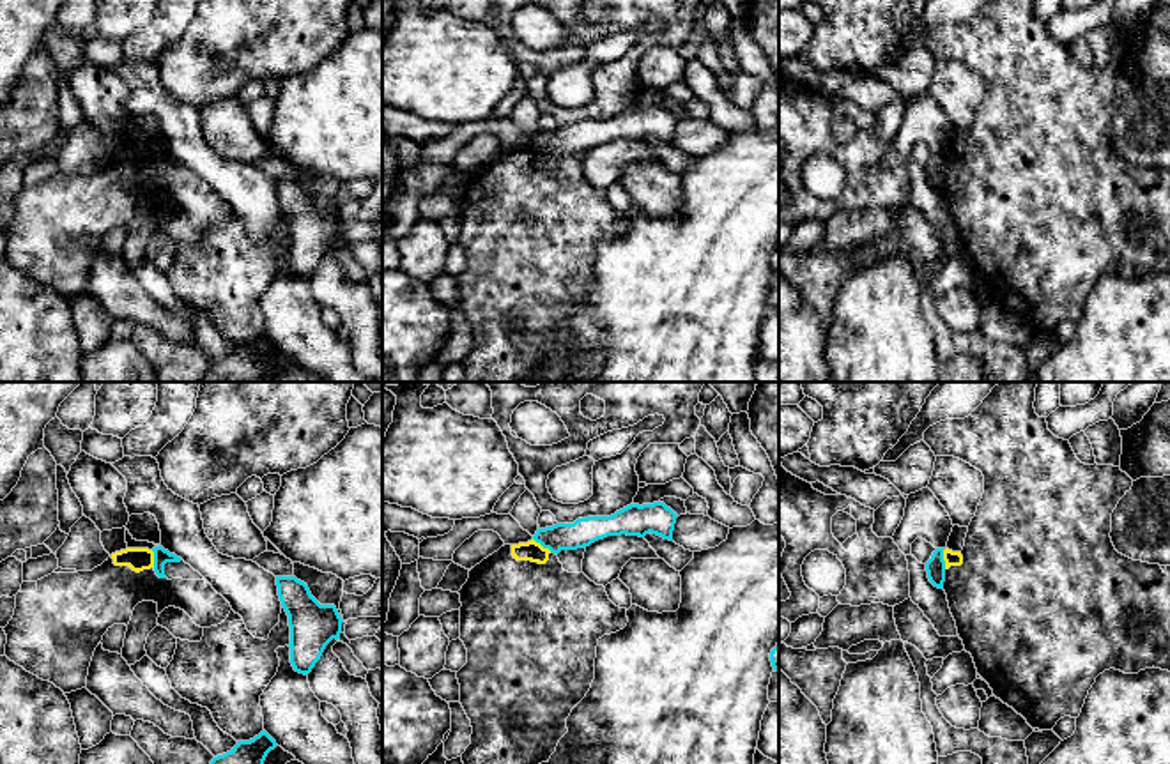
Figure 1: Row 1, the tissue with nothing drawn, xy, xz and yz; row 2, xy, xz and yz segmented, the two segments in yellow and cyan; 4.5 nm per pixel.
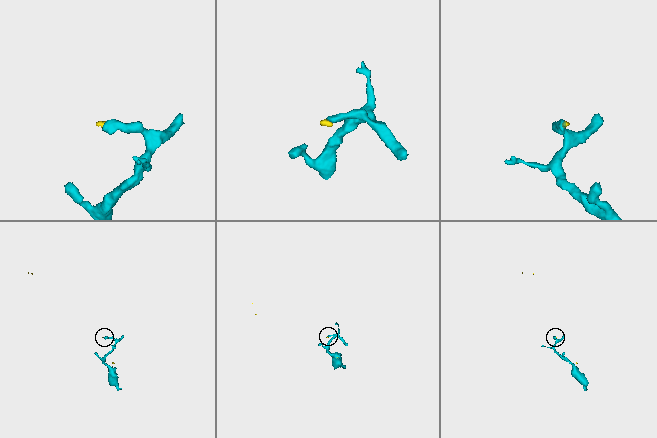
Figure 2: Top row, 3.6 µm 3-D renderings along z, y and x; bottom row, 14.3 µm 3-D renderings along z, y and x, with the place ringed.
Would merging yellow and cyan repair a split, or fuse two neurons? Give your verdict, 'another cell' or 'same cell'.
another cell

